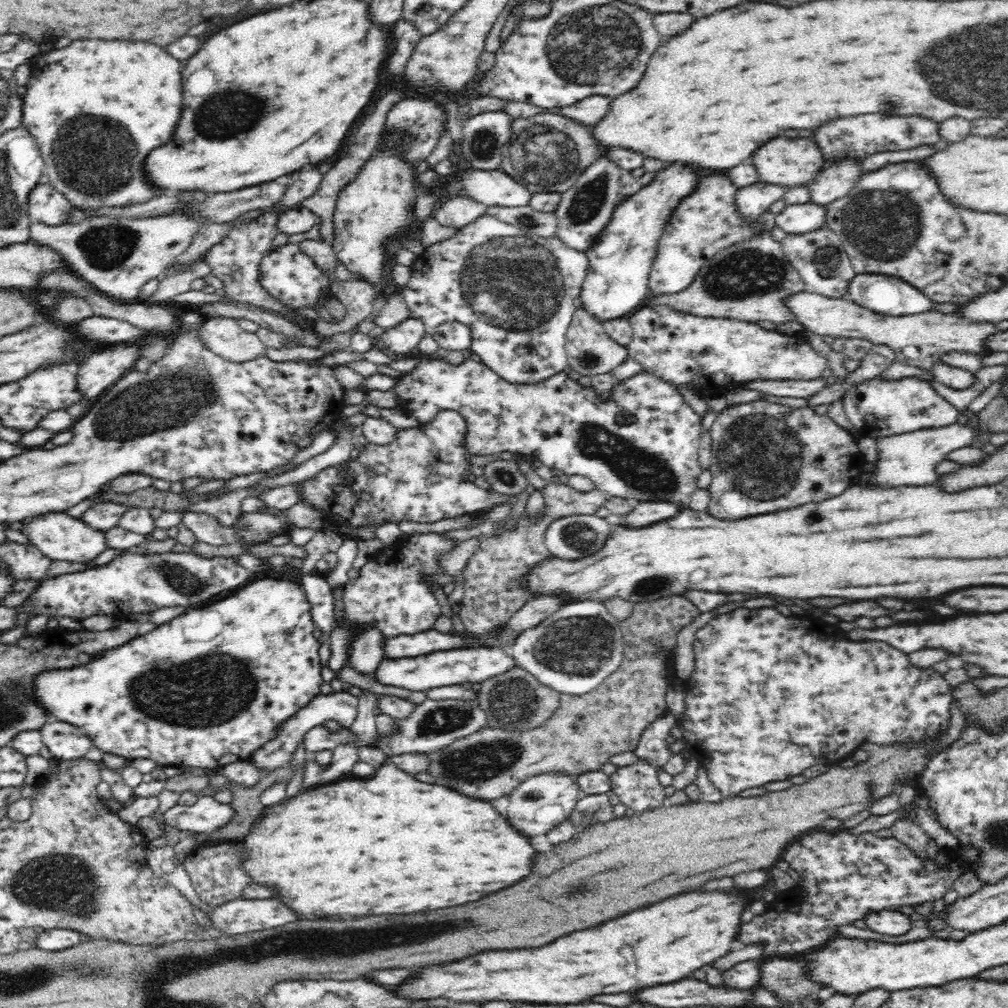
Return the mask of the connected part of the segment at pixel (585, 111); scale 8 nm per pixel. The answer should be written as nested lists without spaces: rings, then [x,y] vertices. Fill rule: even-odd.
[[[593,96],[582,99],[577,105],[566,106],[559,110],[550,109],[550,113],[558,112],[559,115],[570,118],[581,125],[589,128],[596,126],[610,110],[610,98],[602,98],[602,96]]]

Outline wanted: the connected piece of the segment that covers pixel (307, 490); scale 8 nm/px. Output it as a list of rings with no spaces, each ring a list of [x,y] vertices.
[[[443,410],[432,422],[424,424],[423,427],[398,431],[396,440],[390,444],[378,446],[369,443],[357,460],[349,461],[347,479],[343,483],[338,477],[338,466],[321,470],[311,480],[306,480],[301,484],[302,498],[318,508],[326,519],[356,529],[362,524],[372,524],[372,522],[378,527],[386,522],[399,523],[402,520],[438,522],[444,518],[454,519],[454,516],[485,511],[501,505],[501,501],[510,497],[499,496],[491,489],[483,489],[473,482],[462,481],[462,477],[468,474],[469,465],[469,454],[462,445],[464,436],[466,436],[465,418],[455,410]]]

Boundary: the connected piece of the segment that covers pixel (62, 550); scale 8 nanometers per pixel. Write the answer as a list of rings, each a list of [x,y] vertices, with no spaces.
[[[65,511],[41,514],[24,521],[23,533],[30,538],[32,545],[52,560],[88,564],[109,547],[105,531],[90,528],[81,518],[70,517]]]

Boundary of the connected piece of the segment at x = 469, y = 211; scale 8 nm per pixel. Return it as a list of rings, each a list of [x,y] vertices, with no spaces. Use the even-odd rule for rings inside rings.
[[[466,196],[443,199],[432,218],[447,227],[461,228],[486,215],[487,204]]]

